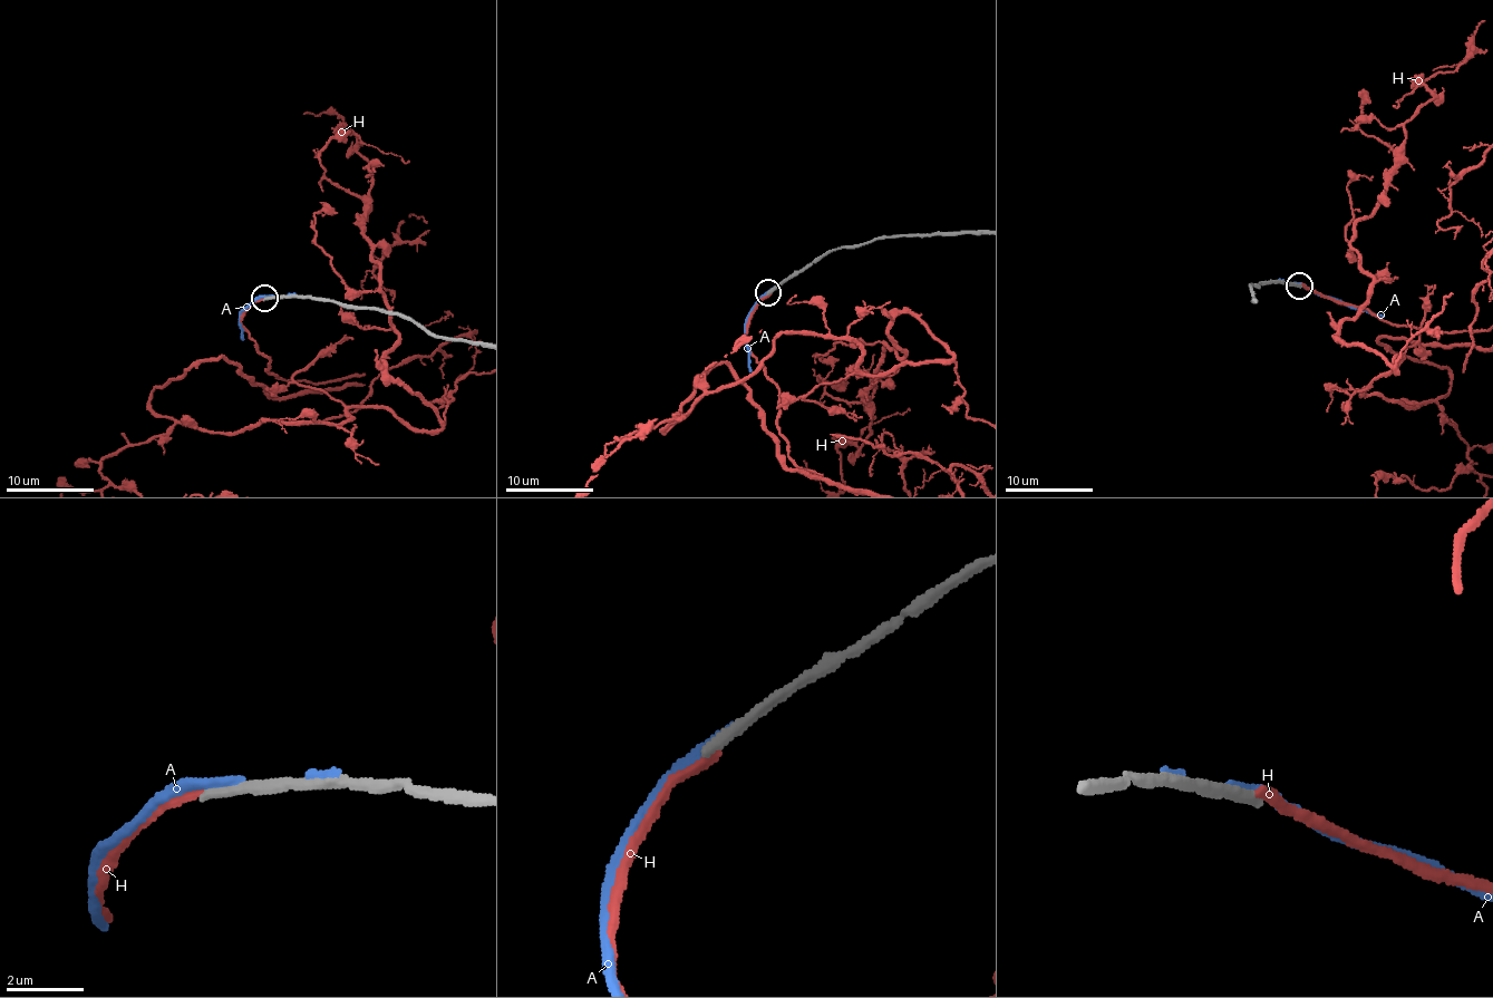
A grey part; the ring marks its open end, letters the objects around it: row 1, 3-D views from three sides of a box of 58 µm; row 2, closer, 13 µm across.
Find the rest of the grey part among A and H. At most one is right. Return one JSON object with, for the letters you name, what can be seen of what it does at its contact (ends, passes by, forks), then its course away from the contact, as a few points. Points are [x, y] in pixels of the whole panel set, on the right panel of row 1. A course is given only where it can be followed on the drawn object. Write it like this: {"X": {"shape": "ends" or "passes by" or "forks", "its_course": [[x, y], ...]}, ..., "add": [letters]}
{"add": []}

